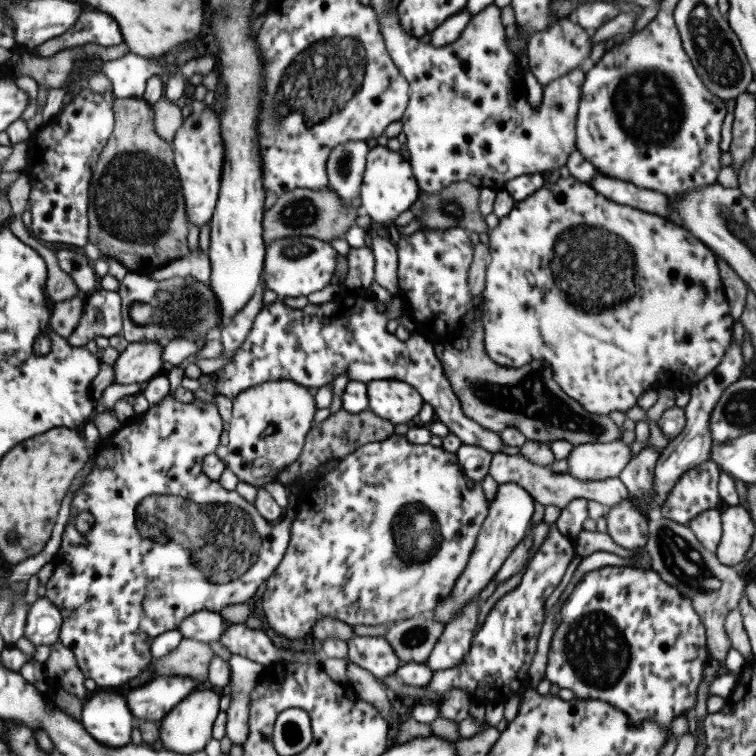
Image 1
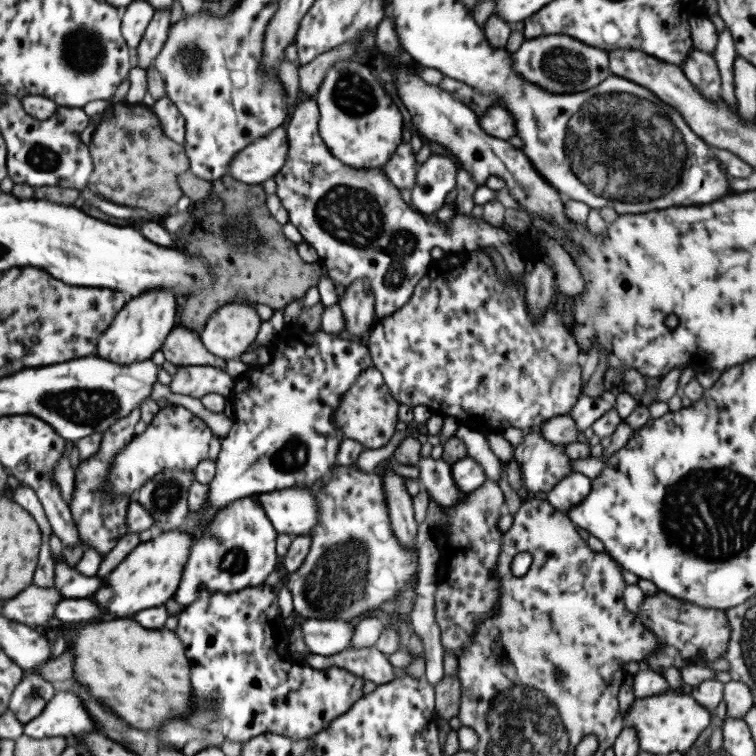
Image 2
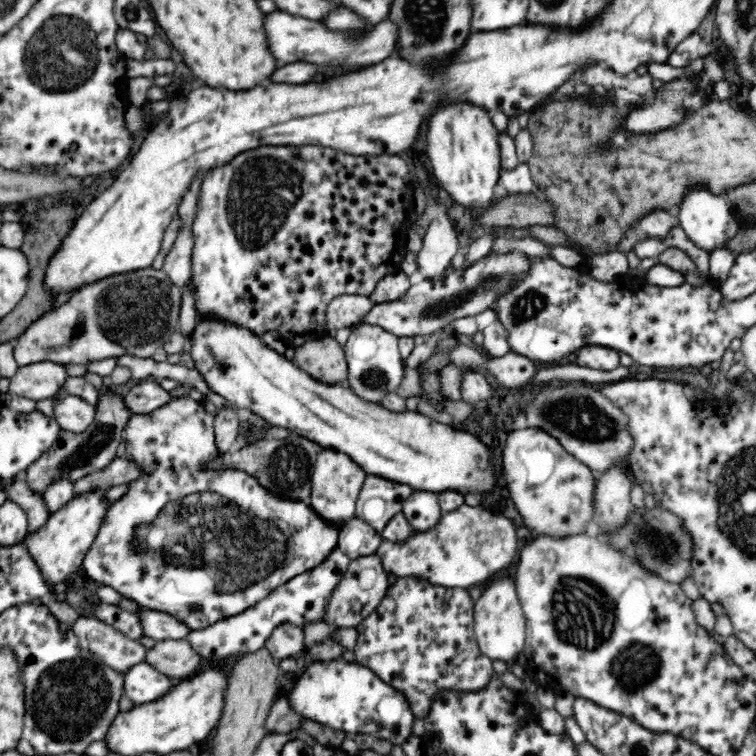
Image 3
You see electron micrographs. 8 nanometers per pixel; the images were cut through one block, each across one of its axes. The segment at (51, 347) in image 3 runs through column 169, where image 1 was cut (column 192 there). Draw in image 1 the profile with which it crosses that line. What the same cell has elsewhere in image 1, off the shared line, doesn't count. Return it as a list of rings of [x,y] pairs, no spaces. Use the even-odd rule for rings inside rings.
[[[129,273],[118,282],[116,293],[120,298],[121,333],[128,343],[159,342],[165,344],[172,338],[207,340],[215,336],[221,325],[219,305],[208,282],[198,282],[193,277],[174,276],[153,281],[150,276]]]

